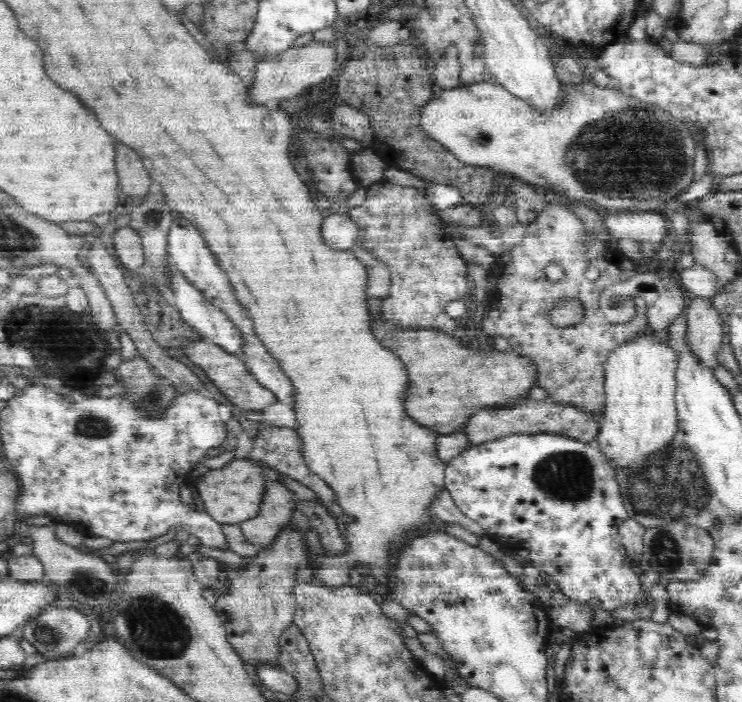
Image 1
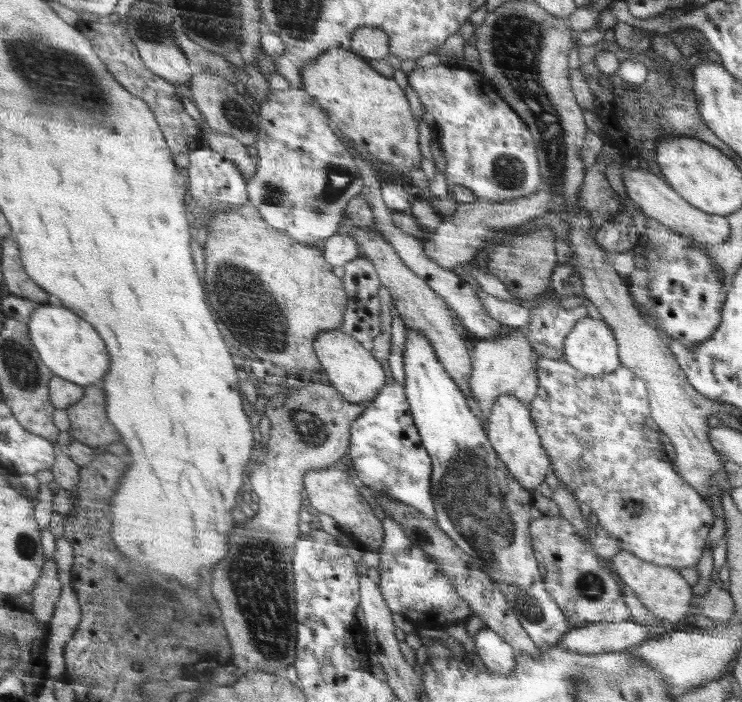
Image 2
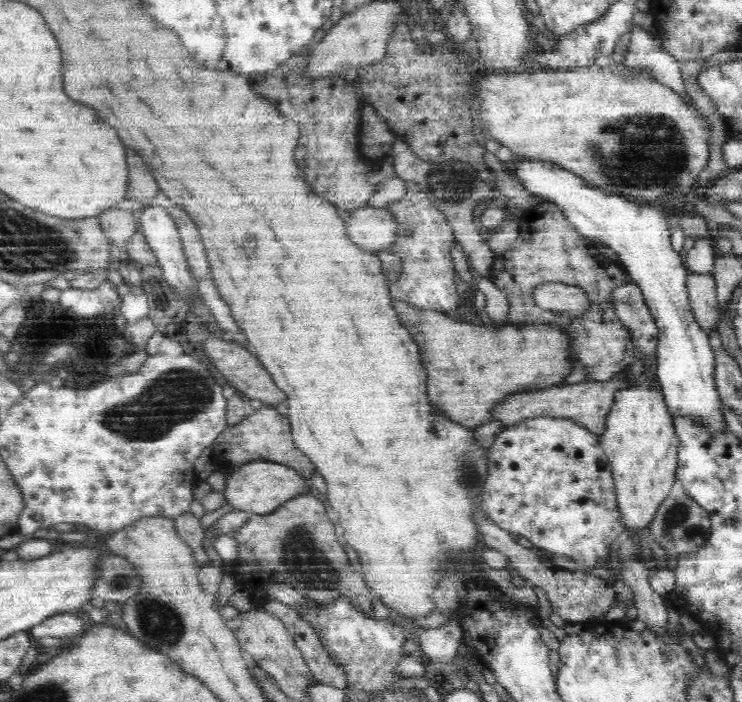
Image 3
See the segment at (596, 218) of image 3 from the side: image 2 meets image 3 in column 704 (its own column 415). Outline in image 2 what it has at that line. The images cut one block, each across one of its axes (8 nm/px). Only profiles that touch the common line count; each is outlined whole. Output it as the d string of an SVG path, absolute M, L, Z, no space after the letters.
M406 328L406 342L403 349L403 364L405 371L405 387L410 404L410 414L414 416L414 424L422 445L430 455L432 463L430 492L434 503L437 525L472 558L473 562L482 568L482 573L497 584L506 602L514 609L521 627L528 633L531 641L537 647L556 644L563 636L575 627L563 613L558 603L544 588L538 563L532 552L530 508L532 496L523 489L521 483L511 474L510 467L499 458L492 448L487 430L482 426L468 407L462 388L455 382L439 356L436 356L434 346L427 336L416 333L414 329Z

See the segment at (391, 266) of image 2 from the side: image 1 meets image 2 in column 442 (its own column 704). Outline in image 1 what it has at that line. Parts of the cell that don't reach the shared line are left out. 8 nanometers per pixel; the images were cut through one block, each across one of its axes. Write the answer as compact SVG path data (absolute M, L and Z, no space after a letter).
M689 296L686 317L689 320L689 343L692 351L697 354L698 360L708 368L719 366L718 354L723 341L724 327L722 317L713 306L713 300L702 299L700 296Z

